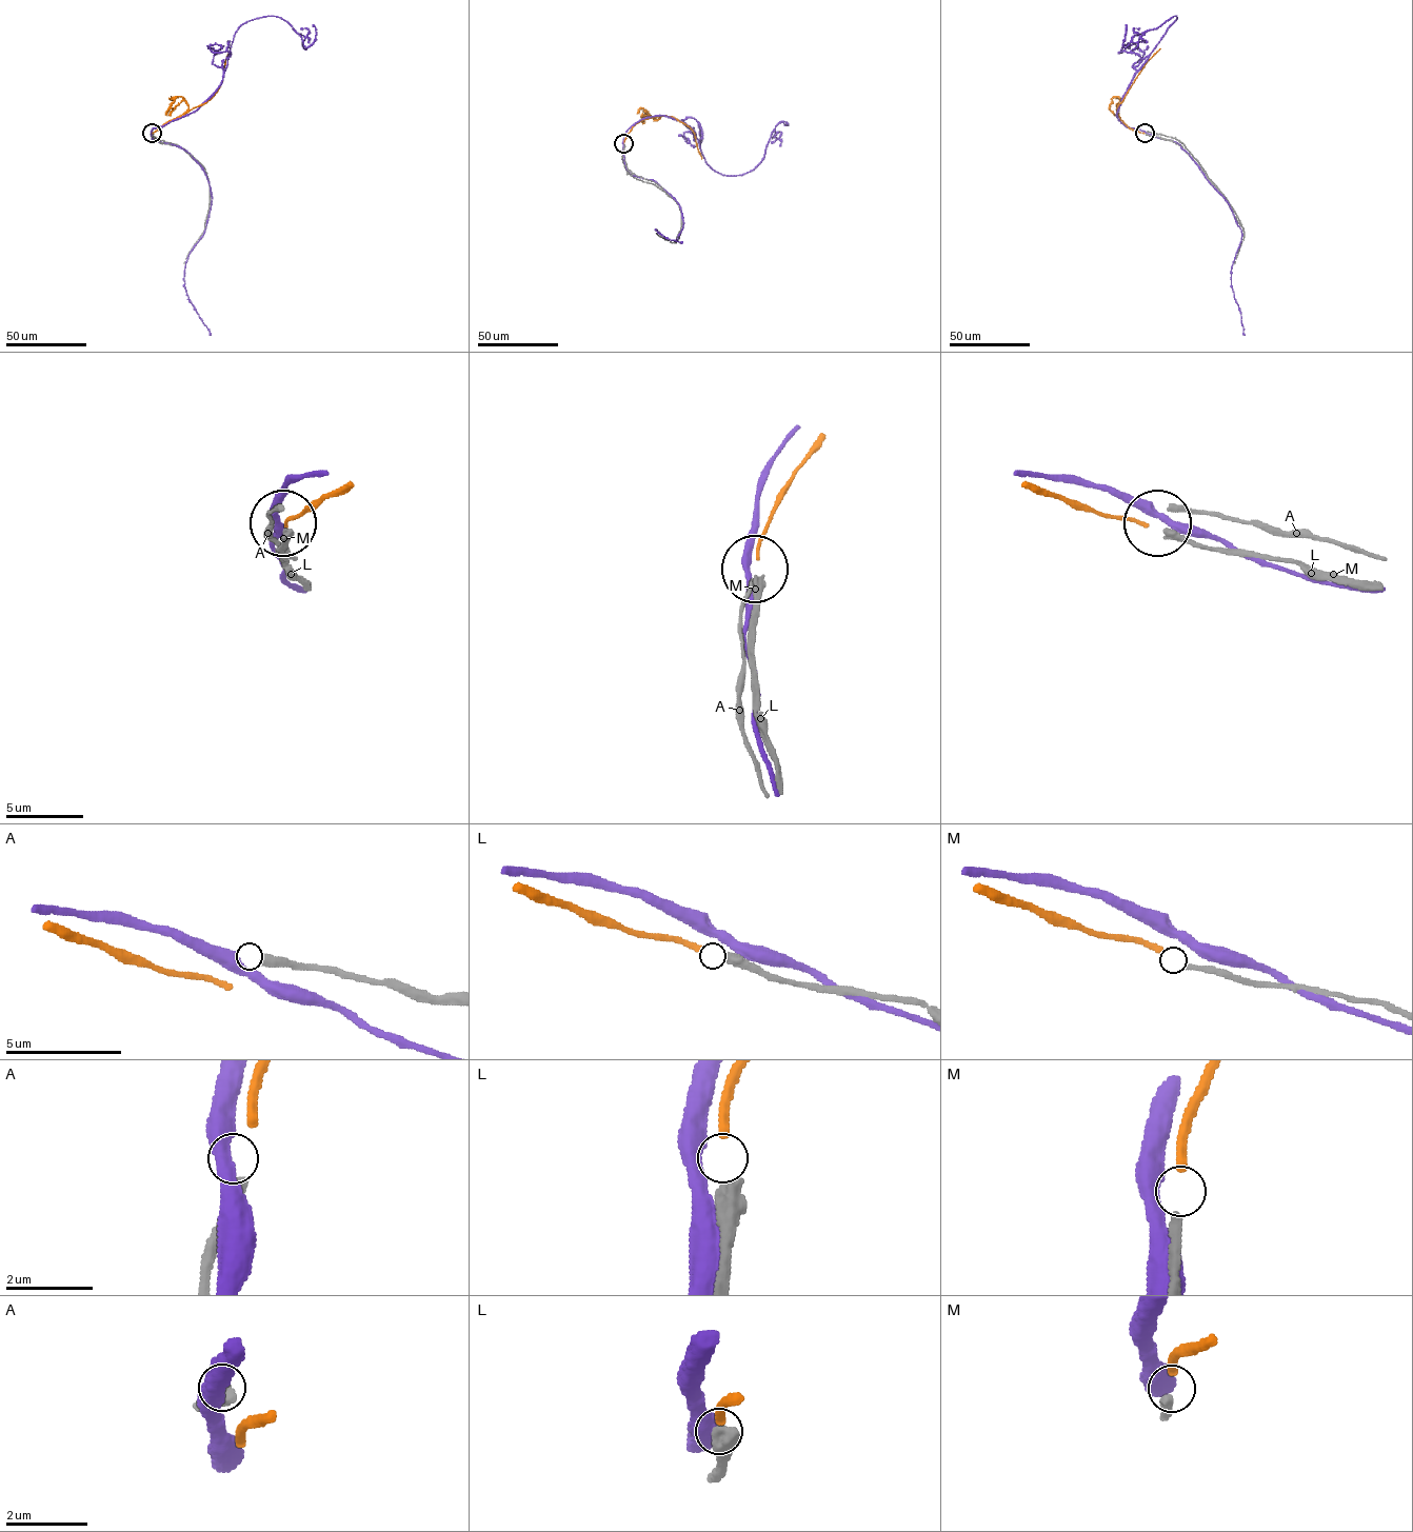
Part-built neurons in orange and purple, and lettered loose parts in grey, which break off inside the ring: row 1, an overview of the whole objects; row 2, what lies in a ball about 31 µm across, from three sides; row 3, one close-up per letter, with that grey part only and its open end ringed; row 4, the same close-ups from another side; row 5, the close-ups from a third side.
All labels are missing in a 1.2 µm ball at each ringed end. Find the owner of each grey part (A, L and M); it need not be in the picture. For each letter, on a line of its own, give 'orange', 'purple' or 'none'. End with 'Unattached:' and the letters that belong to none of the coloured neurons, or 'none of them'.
A: none
L: orange
M: none
Unattached: A, M

